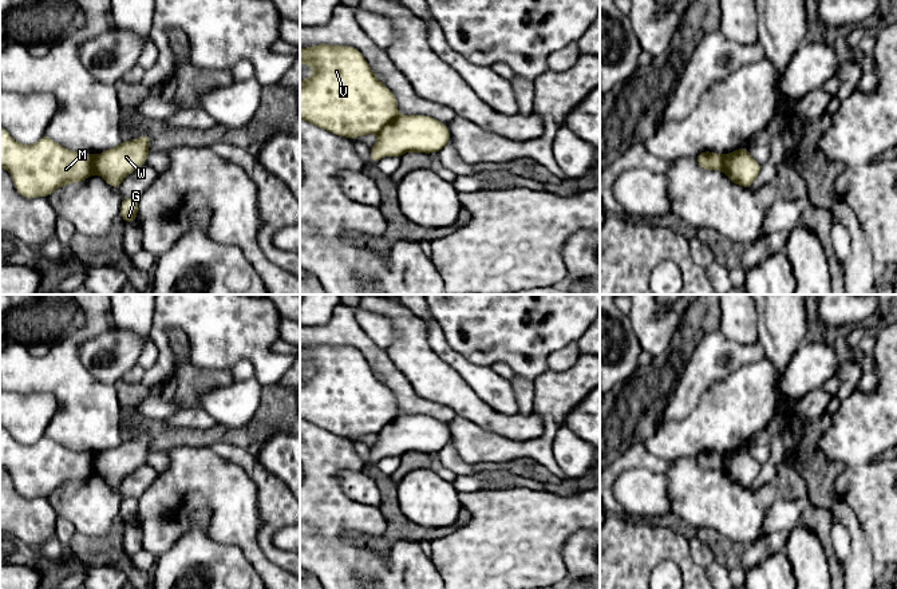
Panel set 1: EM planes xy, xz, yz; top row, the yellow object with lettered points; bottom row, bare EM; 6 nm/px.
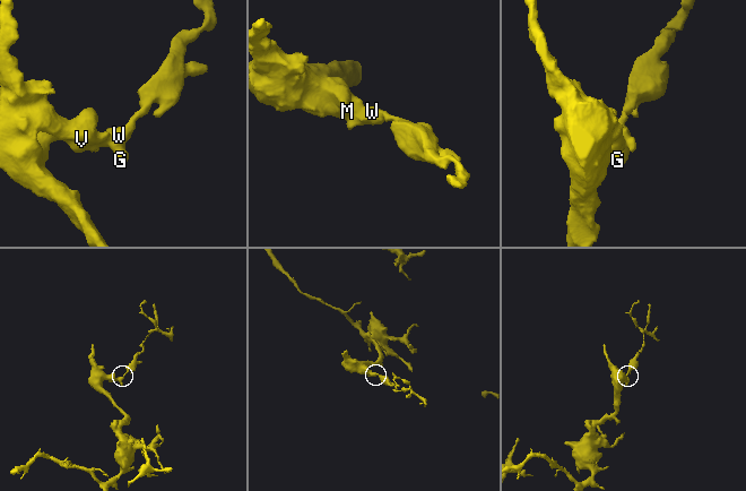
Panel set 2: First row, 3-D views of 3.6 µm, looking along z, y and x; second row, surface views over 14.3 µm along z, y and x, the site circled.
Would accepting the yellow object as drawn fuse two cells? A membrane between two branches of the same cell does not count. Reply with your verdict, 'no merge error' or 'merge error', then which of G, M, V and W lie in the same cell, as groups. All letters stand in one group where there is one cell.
merge error; groups G W / M V

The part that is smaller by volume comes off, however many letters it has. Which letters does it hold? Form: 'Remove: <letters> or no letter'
Remove: G, W

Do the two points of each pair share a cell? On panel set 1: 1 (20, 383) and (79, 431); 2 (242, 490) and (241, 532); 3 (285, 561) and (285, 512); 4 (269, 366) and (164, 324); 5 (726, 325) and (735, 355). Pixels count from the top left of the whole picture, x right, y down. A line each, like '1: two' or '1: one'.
1: one
2: one
3: one
4: one
5: two

